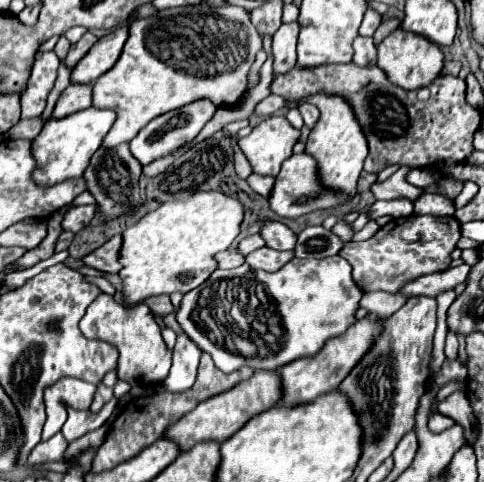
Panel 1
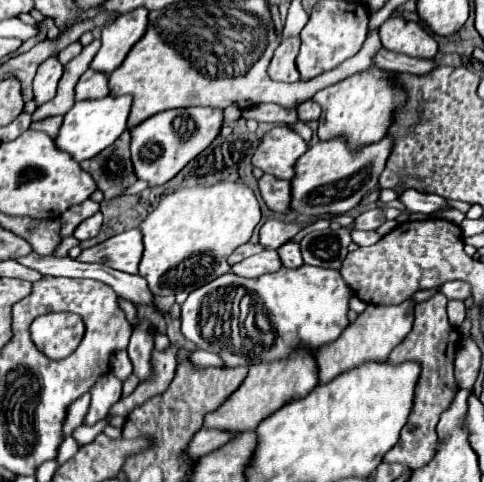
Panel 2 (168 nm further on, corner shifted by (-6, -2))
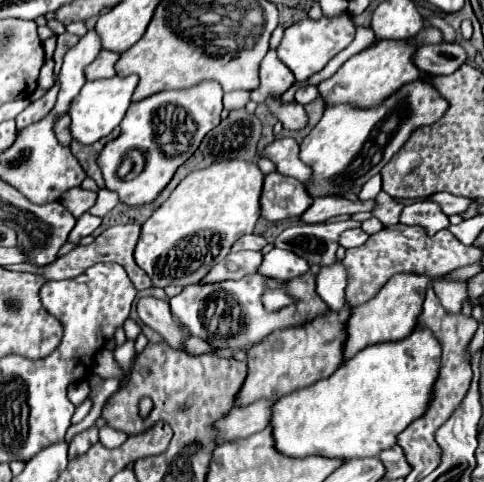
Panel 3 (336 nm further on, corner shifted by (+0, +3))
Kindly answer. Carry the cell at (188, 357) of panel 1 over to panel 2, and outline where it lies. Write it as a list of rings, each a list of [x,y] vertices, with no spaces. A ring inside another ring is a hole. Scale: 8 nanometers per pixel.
[[[196,350],[196,352],[192,352],[192,356],[190,356],[190,362],[196,366],[196,368],[208,368],[208,366],[224,366],[222,362],[222,358],[218,358],[216,354],[208,354],[208,352],[204,352],[204,350]]]

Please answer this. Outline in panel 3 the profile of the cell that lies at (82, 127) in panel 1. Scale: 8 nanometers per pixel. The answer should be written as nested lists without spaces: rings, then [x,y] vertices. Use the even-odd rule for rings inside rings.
[[[112,77],[112,79],[96,79],[96,81],[86,81],[86,85],[80,89],[80,93],[72,99],[68,115],[72,119],[70,123],[70,133],[74,141],[80,141],[80,145],[92,145],[98,139],[106,137],[110,131],[114,131],[126,109],[132,103],[132,93],[138,85],[138,77]]]

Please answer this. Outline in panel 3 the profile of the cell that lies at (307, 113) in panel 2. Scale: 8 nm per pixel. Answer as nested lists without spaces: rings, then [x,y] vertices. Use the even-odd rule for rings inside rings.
[[[304,87],[304,89],[296,91],[296,101],[298,101],[300,105],[312,103],[316,97],[318,97],[318,89],[316,89],[316,87]]]

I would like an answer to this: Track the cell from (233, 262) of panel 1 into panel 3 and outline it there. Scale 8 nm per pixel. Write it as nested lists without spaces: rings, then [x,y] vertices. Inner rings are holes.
[[[244,235],[244,237],[240,237],[240,239],[232,245],[232,251],[240,251],[240,249],[260,251],[264,245],[266,245],[266,239],[264,239],[264,237],[260,237],[260,235]]]

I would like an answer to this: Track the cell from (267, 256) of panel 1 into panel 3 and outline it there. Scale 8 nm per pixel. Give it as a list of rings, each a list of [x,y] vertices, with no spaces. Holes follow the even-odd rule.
[[[238,251],[224,257],[204,279],[202,283],[214,283],[214,281],[226,281],[226,279],[242,279],[246,275],[252,275],[258,271],[262,261],[260,251]]]

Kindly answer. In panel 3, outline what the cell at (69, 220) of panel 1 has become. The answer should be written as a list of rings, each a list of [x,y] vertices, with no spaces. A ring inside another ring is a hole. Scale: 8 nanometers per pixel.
[[[84,213],[84,215],[82,215],[78,221],[76,221],[76,227],[70,231],[68,241],[76,245],[76,243],[78,243],[82,237],[92,235],[100,223],[102,223],[102,219],[100,219],[100,217],[92,215],[92,213]]]

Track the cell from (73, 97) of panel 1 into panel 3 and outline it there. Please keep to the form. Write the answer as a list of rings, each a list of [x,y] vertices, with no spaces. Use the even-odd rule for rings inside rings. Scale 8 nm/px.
[[[100,51],[100,55],[88,65],[86,79],[94,81],[94,79],[108,79],[114,75],[114,63],[118,61],[118,53],[110,53],[110,51]]]

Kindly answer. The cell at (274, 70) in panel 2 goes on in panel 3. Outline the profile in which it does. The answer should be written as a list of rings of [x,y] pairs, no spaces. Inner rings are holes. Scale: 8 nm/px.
[[[270,49],[260,63],[260,89],[250,93],[250,99],[256,103],[264,103],[268,95],[282,95],[296,79],[292,71],[278,61],[276,49]]]

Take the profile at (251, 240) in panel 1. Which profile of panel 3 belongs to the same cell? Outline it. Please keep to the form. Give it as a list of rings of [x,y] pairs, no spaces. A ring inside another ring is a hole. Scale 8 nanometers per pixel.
[[[324,197],[324,199],[314,199],[314,203],[300,215],[300,221],[324,223],[336,215],[372,211],[372,207],[374,207],[374,201],[348,201],[346,197]]]

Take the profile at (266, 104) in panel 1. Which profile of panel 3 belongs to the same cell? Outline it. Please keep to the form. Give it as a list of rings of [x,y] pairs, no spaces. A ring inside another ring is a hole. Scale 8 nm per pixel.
[[[378,41],[372,45],[372,49],[364,49],[350,57],[330,79],[322,81],[318,85],[318,93],[324,97],[326,107],[348,103],[356,107],[376,107],[384,103],[384,99],[390,97],[390,93],[396,93],[406,83],[412,83],[420,71],[412,65],[412,53],[416,47],[408,45],[408,41]]]

